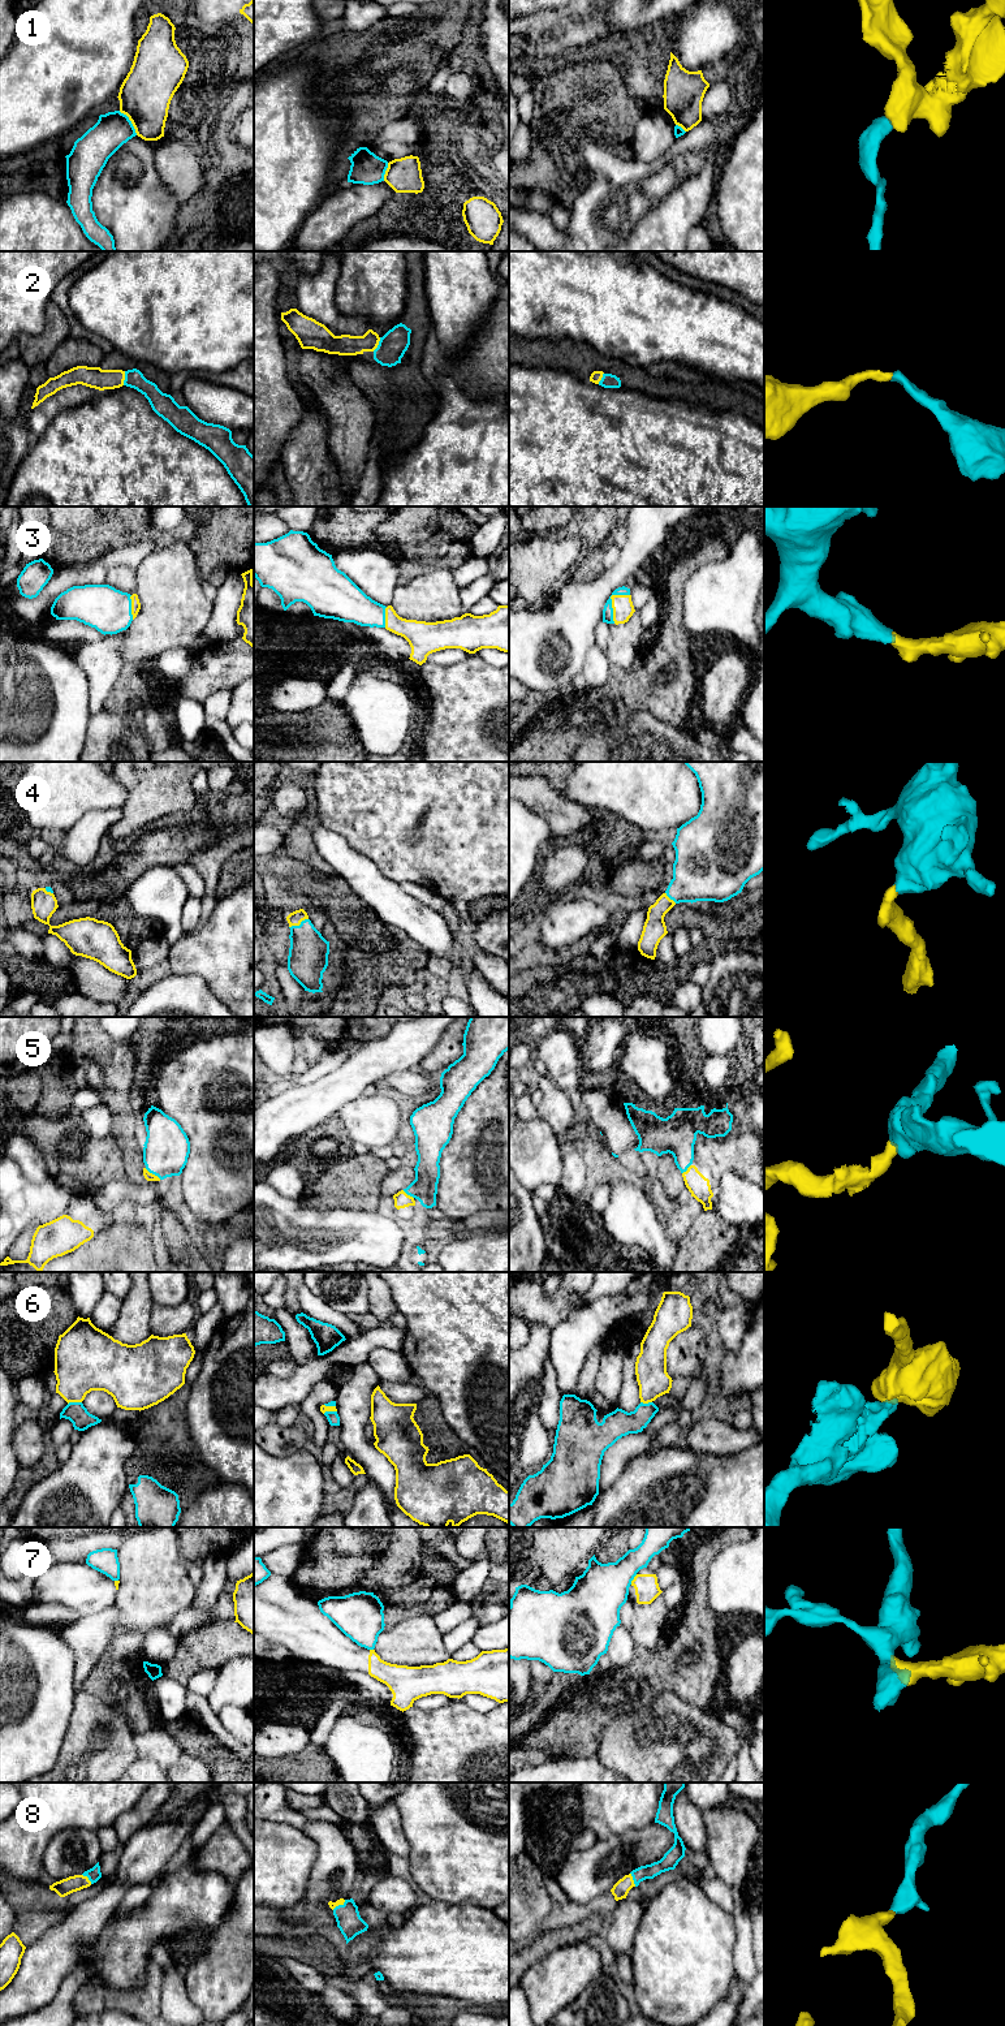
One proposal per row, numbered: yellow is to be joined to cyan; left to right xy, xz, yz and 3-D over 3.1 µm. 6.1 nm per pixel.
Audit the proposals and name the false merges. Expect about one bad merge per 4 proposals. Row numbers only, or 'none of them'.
1, 6, 7

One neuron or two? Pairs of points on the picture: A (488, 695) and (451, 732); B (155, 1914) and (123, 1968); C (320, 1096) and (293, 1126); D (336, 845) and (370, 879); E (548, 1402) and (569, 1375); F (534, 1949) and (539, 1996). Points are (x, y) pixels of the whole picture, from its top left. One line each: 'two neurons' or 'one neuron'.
A: one neuron
B: one neuron
C: one neuron
D: one neuron
E: two neurons
F: two neurons

